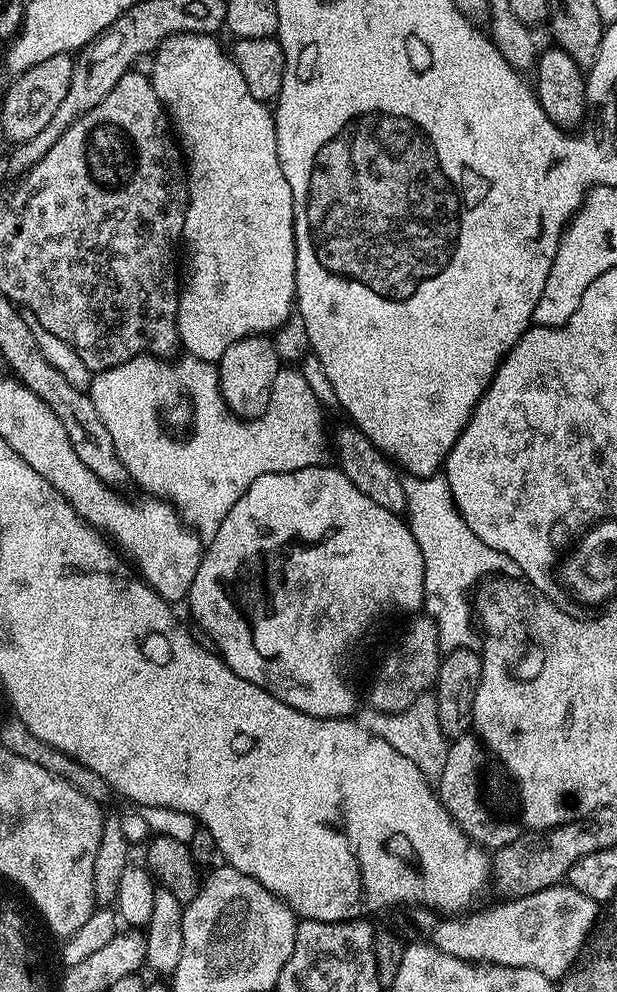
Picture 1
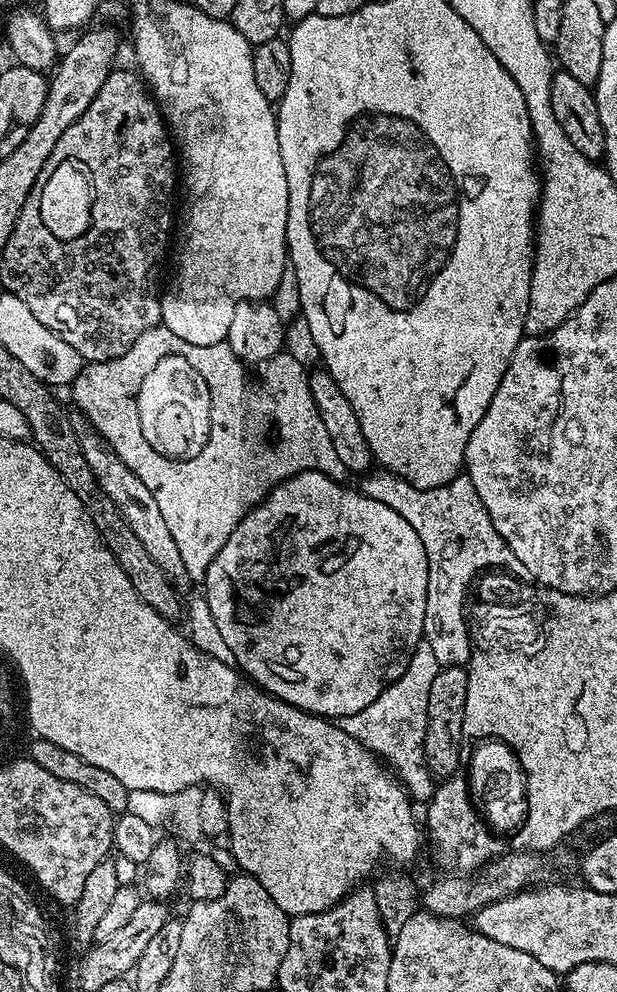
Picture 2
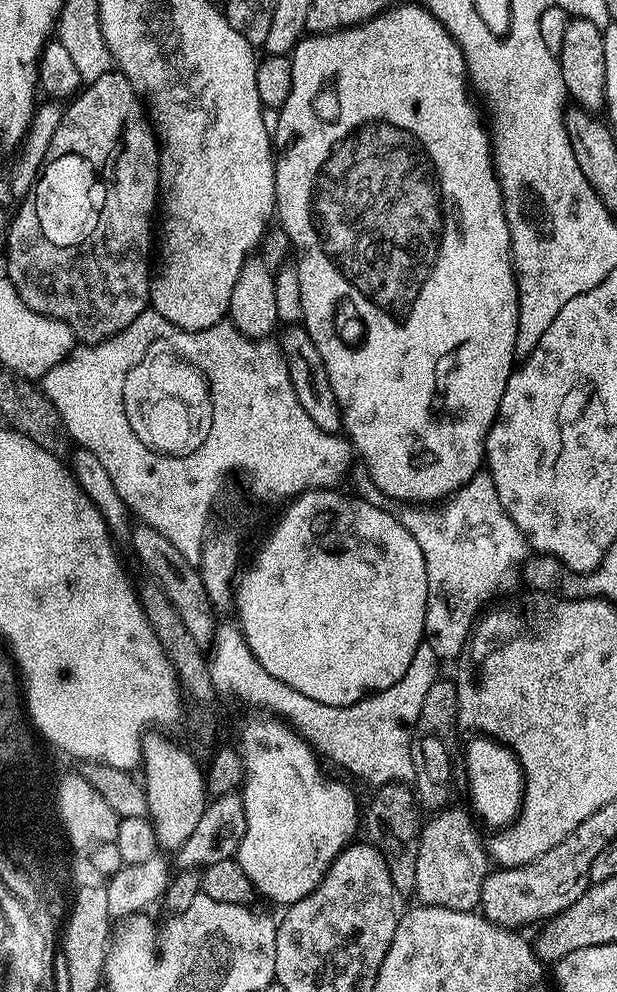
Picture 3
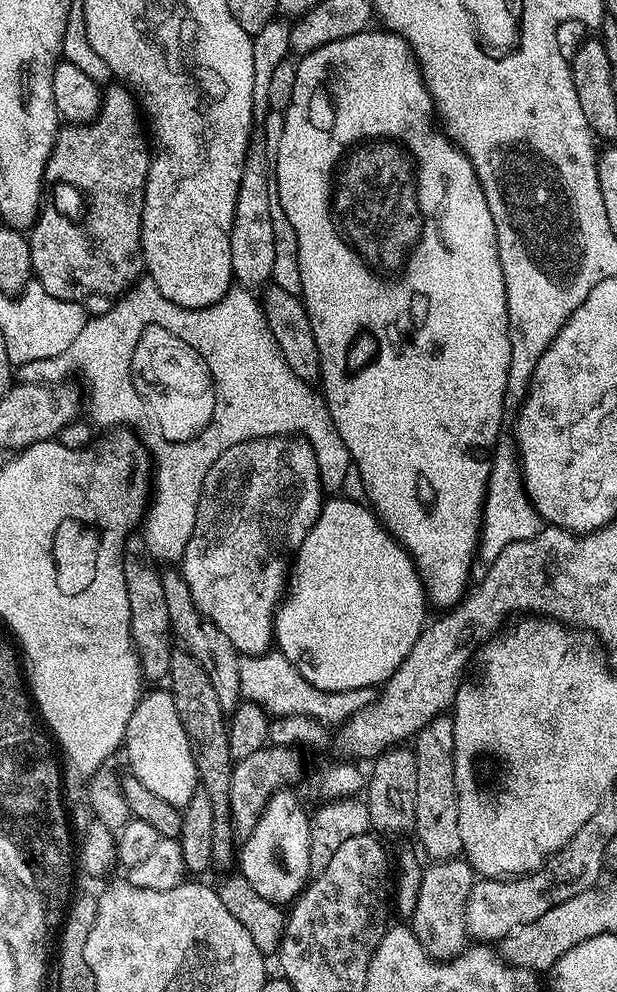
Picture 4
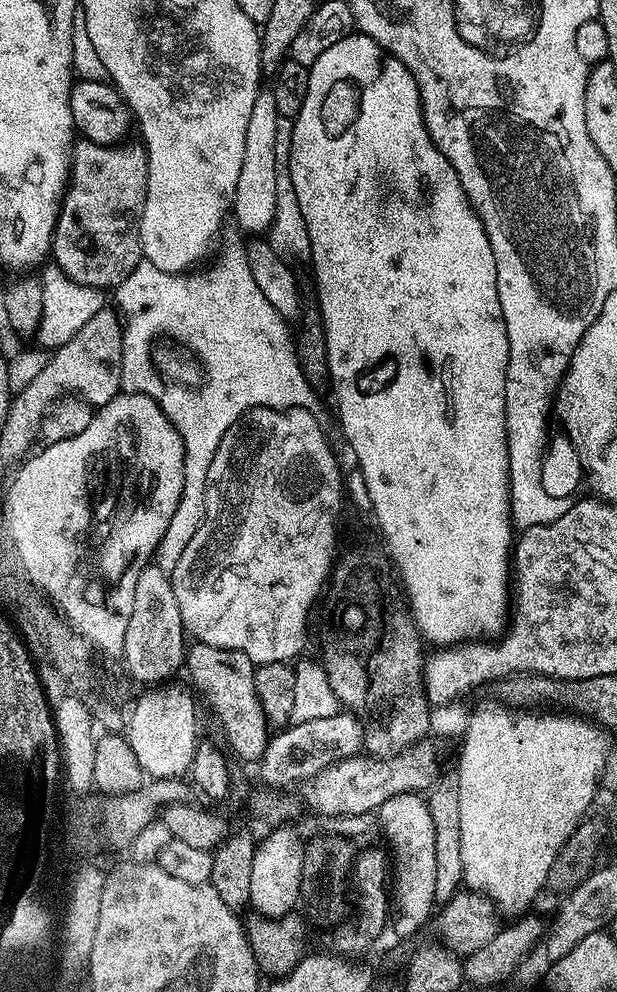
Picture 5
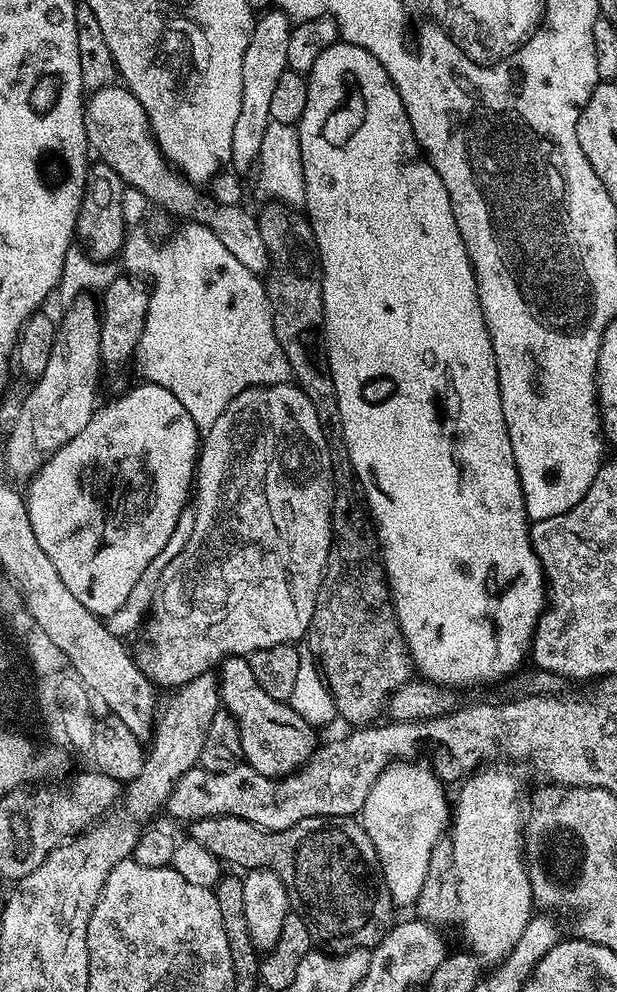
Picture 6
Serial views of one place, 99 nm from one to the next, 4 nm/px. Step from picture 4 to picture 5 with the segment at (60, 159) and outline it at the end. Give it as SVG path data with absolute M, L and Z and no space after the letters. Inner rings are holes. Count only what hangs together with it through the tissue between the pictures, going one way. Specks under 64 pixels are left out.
M84 138L72 150L72 166L64 198L60 201L50 256L54 262L64 264L64 268L71 273L69 278L82 286L114 290L139 266L142 259L140 215L148 185L148 152L143 143L126 143L95 144Z

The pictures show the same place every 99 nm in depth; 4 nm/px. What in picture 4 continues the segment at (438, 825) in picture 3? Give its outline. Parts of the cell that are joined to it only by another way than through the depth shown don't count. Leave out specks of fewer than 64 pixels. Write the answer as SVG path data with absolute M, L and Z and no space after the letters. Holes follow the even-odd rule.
M467 859L438 860L427 865L420 874L420 889L416 907L411 909L410 927L422 946L433 958L451 958L460 955L469 939L465 928L466 906L476 883L477 873L472 871Z

